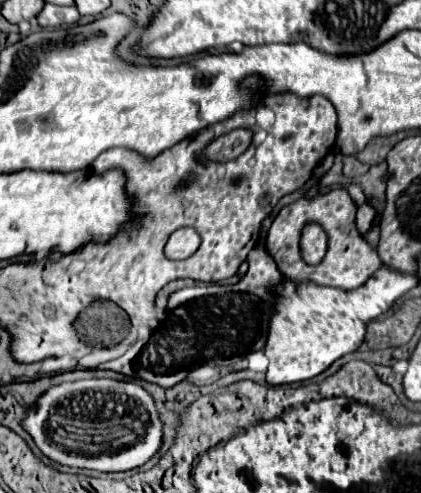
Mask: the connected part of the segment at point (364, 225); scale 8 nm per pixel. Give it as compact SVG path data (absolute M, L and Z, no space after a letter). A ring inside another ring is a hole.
M367 203L358 207L356 214L356 226L362 235L367 233L372 228L375 217L376 210Z

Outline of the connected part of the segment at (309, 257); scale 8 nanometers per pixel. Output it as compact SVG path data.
M311 224L303 228L301 234L301 254L307 264L317 264L327 250L327 236L321 226Z

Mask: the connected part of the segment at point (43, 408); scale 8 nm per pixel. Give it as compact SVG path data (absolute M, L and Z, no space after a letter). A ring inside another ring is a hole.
M111 378L101 380L77 380L65 382L51 390L47 390L35 408L23 420L25 430L33 436L37 448L55 462L75 466L75 468L91 468L99 472L123 472L145 464L161 446L161 420L155 412L153 398L135 382L117 382ZM79 432L87 434L91 442L79 442Z

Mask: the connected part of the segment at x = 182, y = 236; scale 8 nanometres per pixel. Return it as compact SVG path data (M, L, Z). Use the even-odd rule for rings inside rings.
M179 228L169 236L165 256L173 260L183 260L194 254L200 243L201 238L193 228Z

